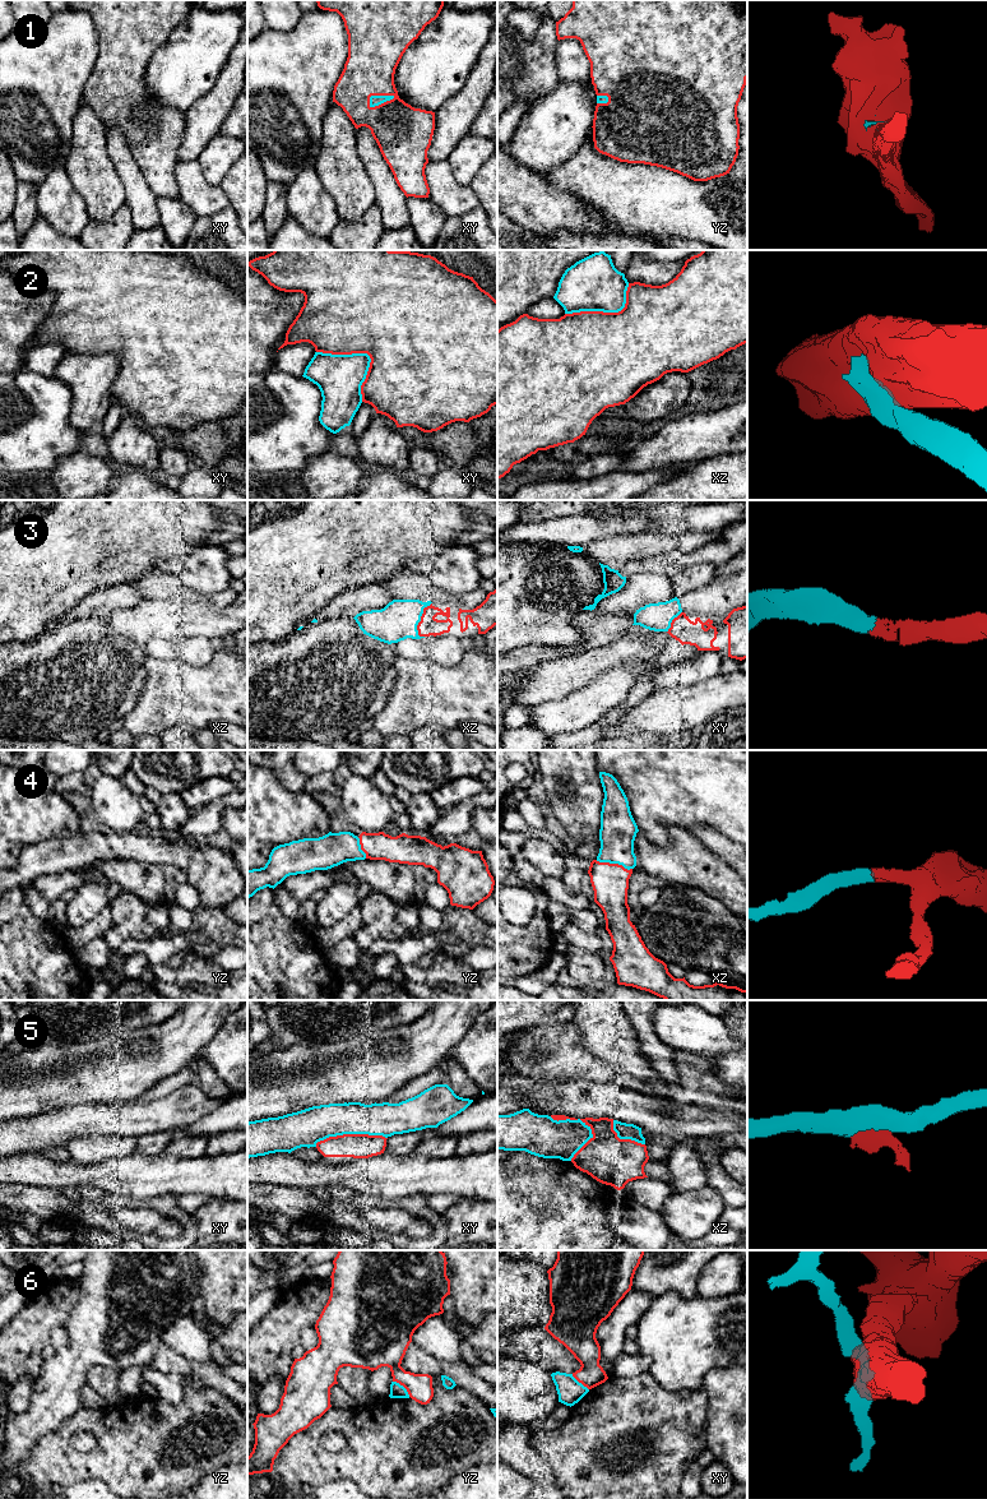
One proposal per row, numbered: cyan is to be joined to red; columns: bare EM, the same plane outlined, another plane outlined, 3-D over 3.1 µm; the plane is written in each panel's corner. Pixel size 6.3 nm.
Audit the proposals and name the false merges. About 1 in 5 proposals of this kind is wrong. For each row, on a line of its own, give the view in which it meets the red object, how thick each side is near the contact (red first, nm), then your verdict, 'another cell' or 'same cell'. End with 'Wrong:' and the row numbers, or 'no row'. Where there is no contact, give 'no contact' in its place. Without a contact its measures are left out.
1: meets red in xy; 360 nm thick on the red side, 60 nm on the other; same cell
2: meets red in xy; 500 nm thick on the red side, 280 nm on the other; another cell
3: meets red in xz; 120 nm thick on the red side, 240 nm on the other; same cell
4: meets red in xz; 240 nm thick on the red side, 220 nm on the other; same cell
5: meets red in xz; 300 nm thick on the red side, 240 nm on the other; another cell
6: meets red in yz; 200 nm thick on the red side, 90 nm on the other; another cell
Wrong: 2, 5, 6

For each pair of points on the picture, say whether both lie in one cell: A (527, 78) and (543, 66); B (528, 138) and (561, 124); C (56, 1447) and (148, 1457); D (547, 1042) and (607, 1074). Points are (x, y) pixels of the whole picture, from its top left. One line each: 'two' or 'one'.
A: one
B: one
C: one
D: one

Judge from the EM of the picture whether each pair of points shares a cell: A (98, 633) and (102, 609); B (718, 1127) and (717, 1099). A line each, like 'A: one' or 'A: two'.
A: two
B: two

